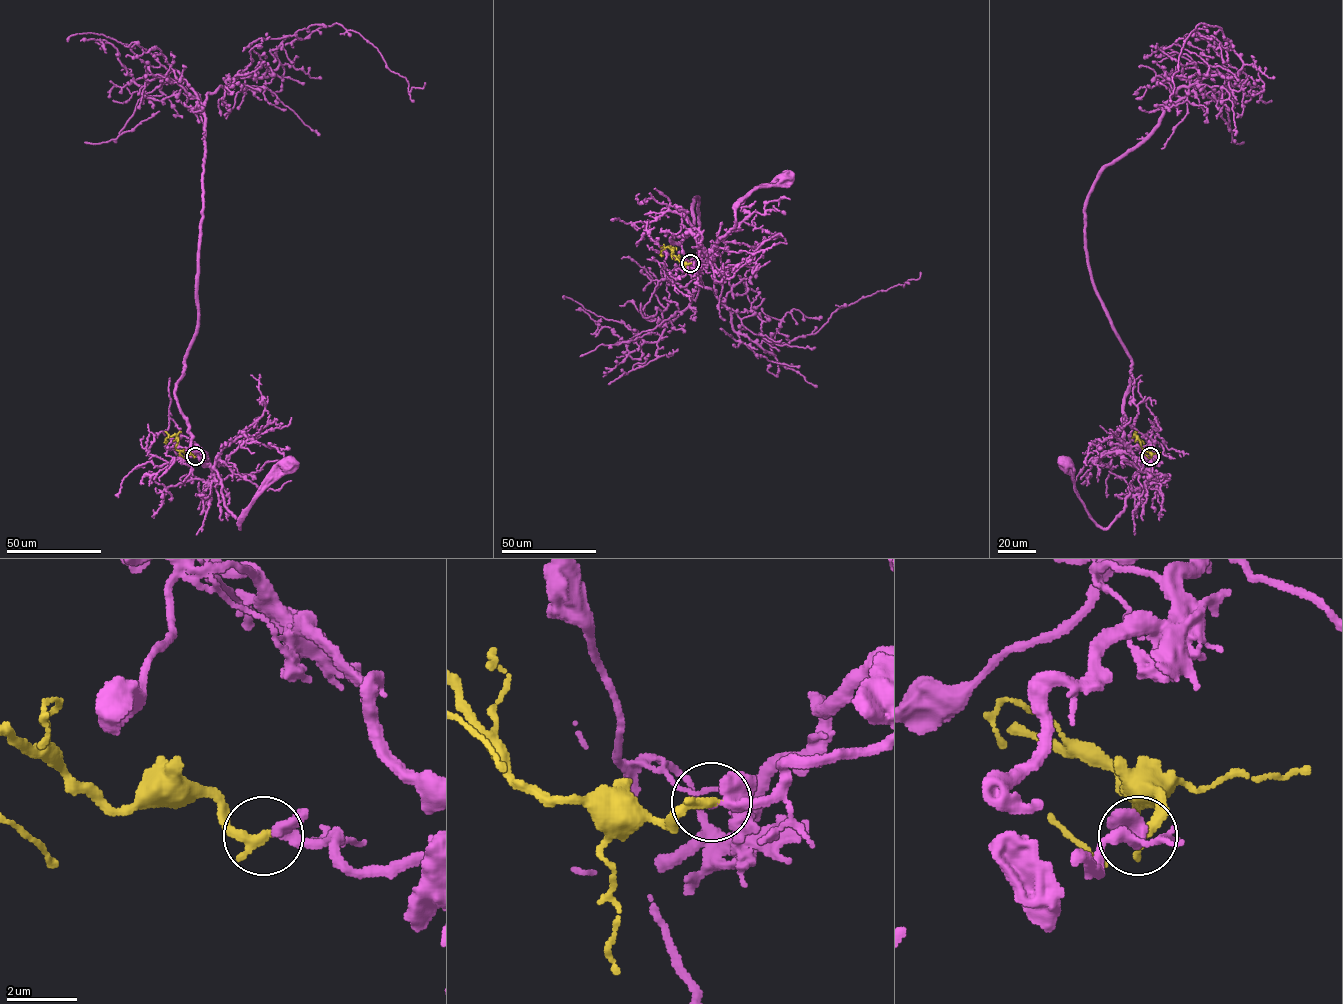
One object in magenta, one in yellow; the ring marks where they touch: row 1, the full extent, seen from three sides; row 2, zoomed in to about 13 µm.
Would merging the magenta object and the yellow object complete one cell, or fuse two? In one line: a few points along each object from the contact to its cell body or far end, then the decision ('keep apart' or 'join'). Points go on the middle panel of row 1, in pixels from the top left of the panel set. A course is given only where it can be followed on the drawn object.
magenta runs (690, 263), (700, 260), (700, 247), (711, 250), (734, 227), (735, 206), (746, 195), (784, 177); yellow runs (690, 263), (681, 263), (671, 255), (671, 247), (662, 249), (661, 256); join

